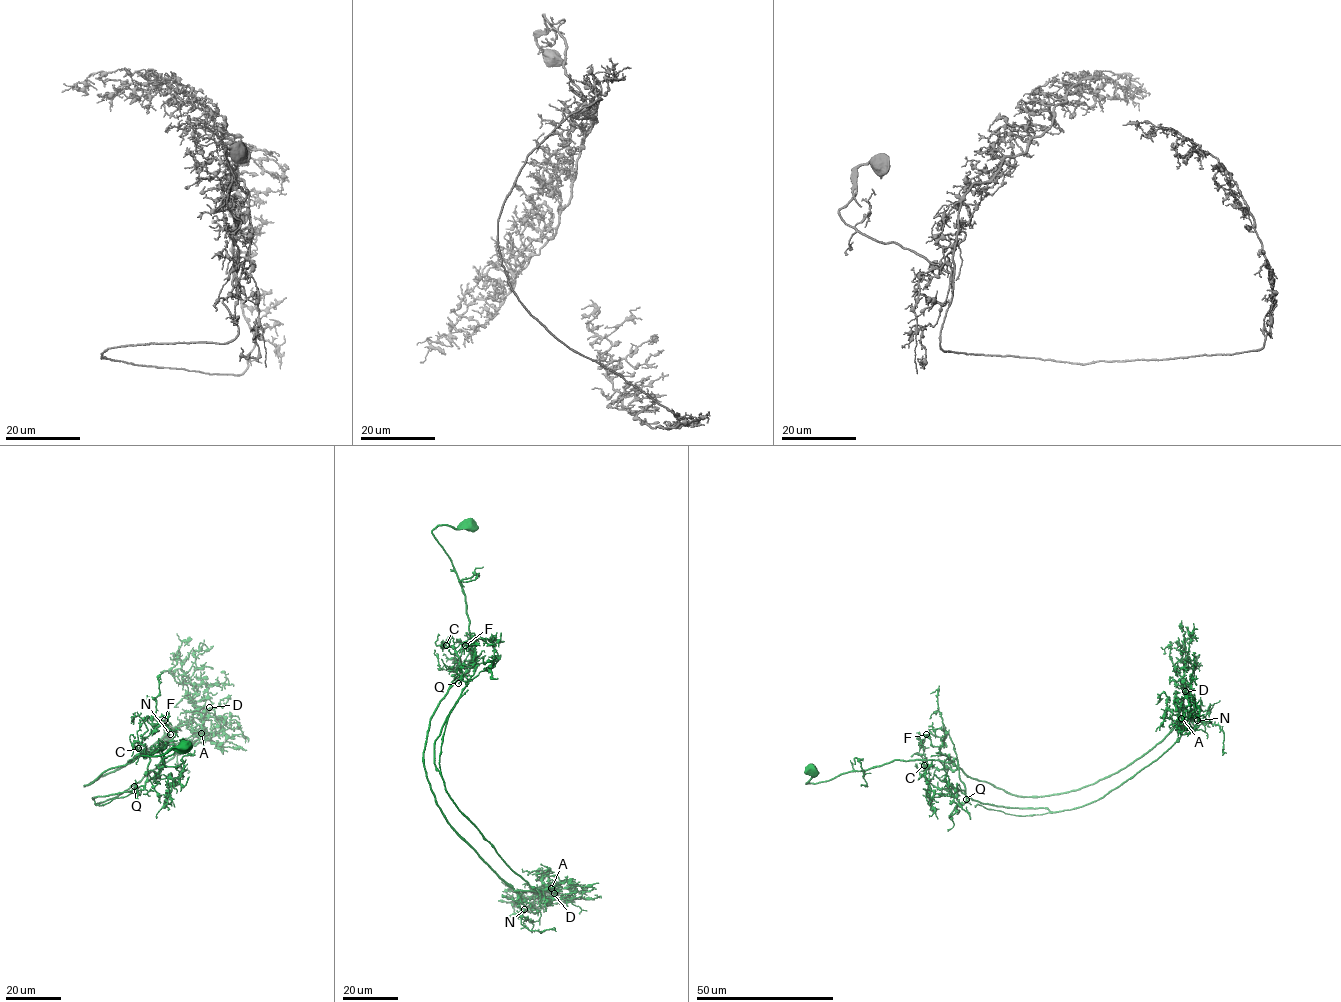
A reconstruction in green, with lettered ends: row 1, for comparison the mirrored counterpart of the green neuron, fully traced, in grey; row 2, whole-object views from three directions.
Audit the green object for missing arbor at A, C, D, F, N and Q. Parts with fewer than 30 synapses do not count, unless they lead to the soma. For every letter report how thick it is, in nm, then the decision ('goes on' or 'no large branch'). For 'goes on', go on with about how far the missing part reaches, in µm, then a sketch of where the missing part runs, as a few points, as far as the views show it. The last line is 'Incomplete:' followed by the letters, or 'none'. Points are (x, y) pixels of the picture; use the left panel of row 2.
A: 150 nm thick; no large branch
C: 120 nm thick; no large branch
D: 200 nm thick; no large branch
F: 150 nm thick; no large branch
N: 130 nm thick; no large branch
Q: 130 nm thick; no large branch
Incomplete: none

